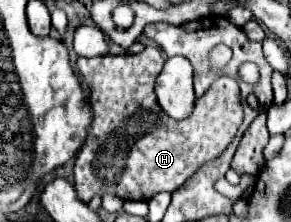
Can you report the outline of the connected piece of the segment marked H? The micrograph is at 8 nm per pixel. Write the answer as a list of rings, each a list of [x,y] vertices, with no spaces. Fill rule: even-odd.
[[[146,46],[142,54],[122,56],[98,56],[78,58],[76,68],[90,88],[90,108],[94,118],[88,126],[88,136],[74,164],[76,192],[82,202],[90,202],[94,196],[114,194],[122,200],[150,200],[158,192],[174,192],[180,188],[202,164],[218,158],[228,144],[234,140],[238,126],[242,124],[244,112],[240,106],[238,82],[226,76],[218,76],[210,90],[196,100],[194,112],[186,120],[172,120],[158,104],[154,82],[164,66],[164,56],[158,48]]]

